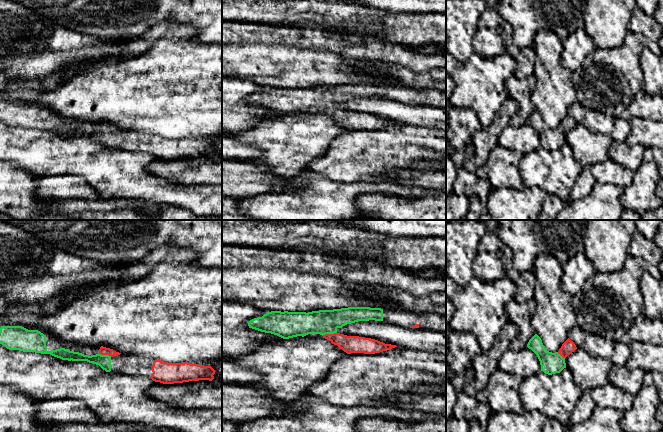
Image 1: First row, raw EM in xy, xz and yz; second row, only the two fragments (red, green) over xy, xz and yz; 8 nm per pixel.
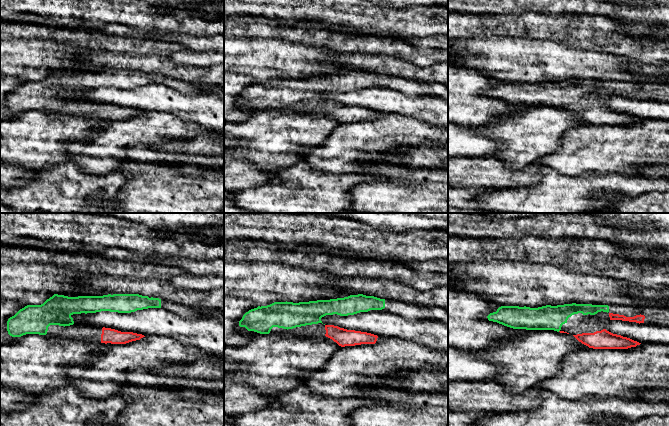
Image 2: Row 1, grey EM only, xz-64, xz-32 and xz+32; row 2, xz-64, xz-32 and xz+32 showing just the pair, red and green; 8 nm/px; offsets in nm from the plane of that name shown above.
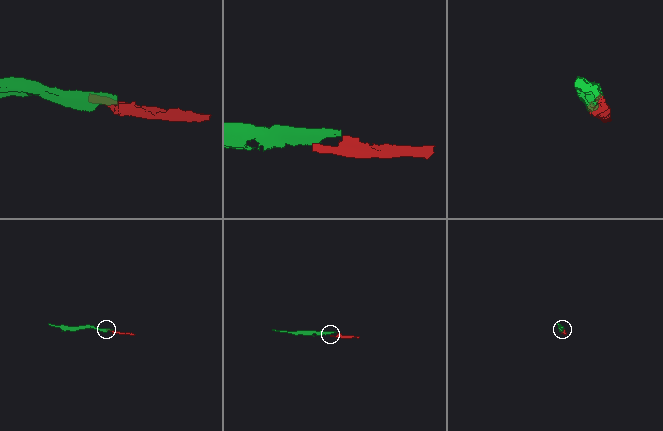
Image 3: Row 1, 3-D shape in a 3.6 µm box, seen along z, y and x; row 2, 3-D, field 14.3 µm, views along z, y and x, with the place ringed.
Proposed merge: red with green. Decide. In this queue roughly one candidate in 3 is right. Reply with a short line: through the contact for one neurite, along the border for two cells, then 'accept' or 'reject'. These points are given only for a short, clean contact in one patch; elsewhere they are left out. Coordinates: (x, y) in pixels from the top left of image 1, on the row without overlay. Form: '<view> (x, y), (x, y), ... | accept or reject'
xz (350, 120), (329, 110), (328, 104), (322, 98) | accept

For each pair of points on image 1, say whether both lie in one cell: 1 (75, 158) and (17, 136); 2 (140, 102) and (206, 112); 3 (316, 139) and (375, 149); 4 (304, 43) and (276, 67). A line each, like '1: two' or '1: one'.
1: one
2: one
3: two
4: two

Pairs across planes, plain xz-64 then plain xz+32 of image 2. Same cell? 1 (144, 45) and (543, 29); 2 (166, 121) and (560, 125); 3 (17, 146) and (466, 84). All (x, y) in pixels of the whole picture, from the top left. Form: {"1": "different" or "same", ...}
{"1": "same", "2": "different", "3": "different"}

